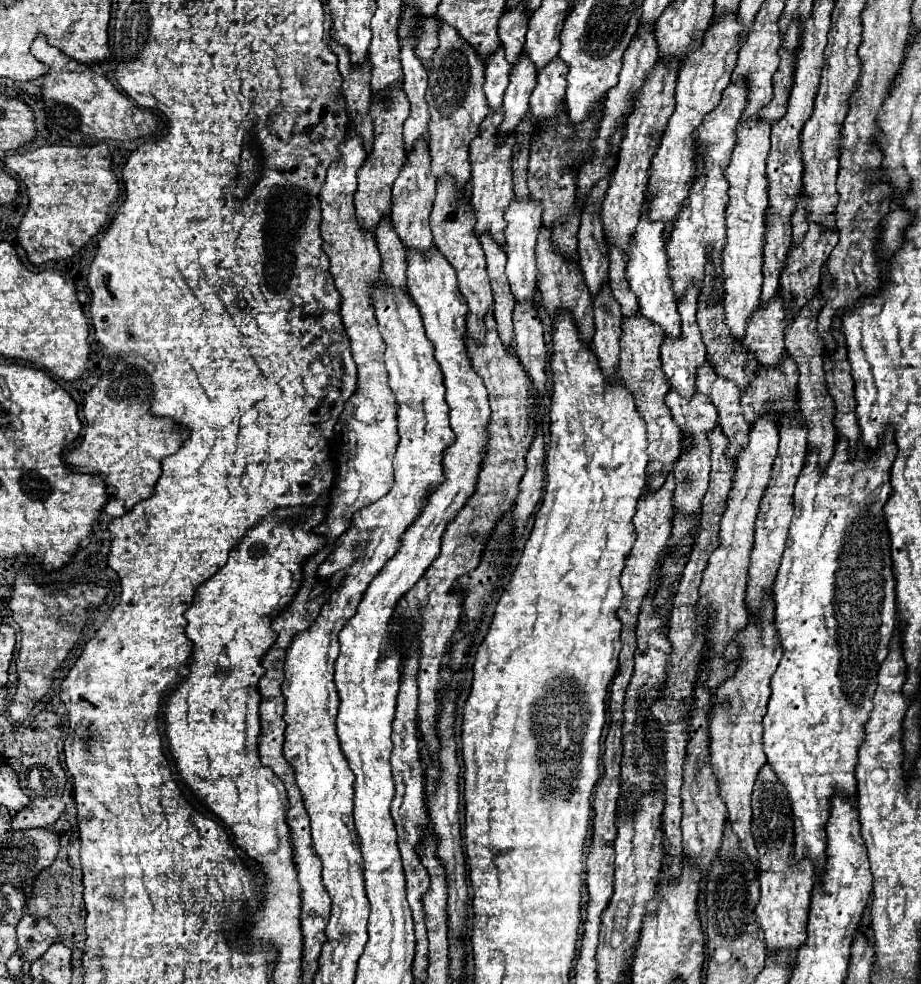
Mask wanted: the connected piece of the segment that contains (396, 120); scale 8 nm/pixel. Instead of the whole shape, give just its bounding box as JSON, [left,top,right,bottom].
[354,94,410,232]

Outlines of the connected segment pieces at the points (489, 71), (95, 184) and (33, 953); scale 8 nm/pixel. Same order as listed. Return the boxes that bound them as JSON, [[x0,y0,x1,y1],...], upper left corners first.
[[484,48,512,112],[4,144,120,266],[16,914,58,960]]

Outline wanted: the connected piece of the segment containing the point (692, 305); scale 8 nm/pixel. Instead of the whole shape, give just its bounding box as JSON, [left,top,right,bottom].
[660,288,706,400]

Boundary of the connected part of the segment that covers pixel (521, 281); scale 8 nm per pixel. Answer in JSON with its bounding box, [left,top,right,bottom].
[506,200,542,304]

